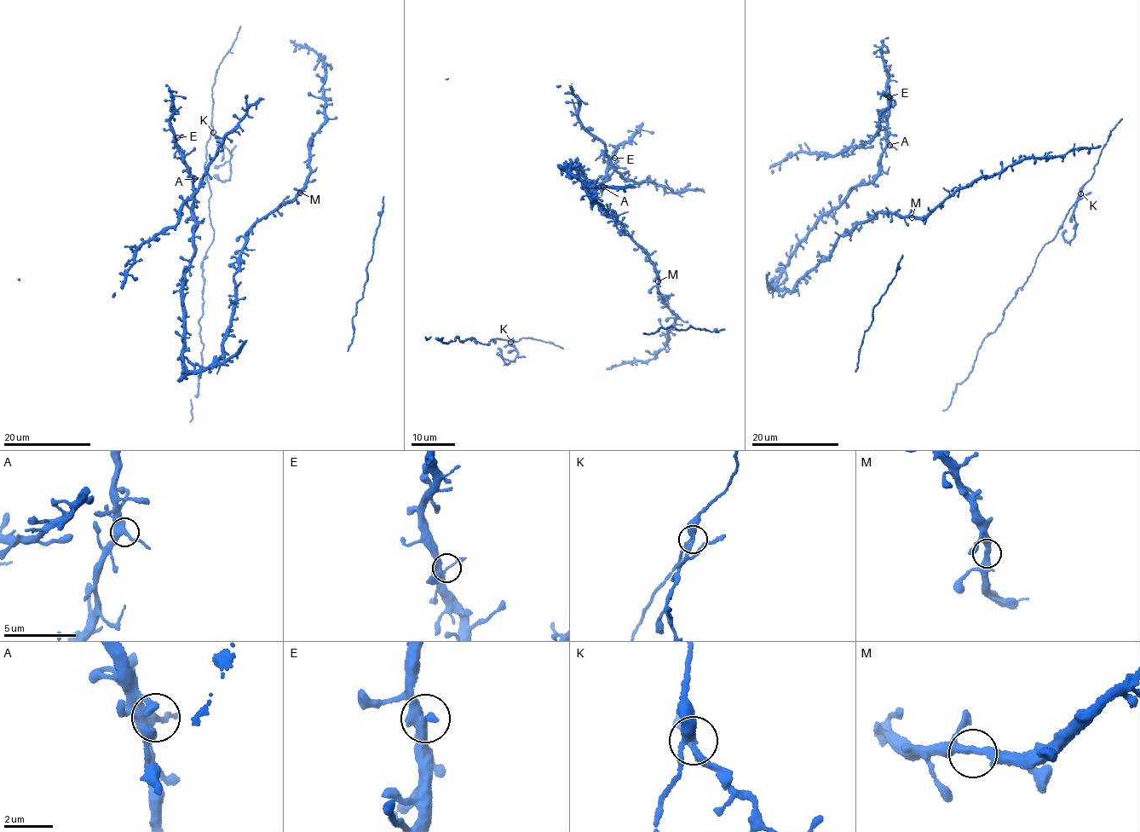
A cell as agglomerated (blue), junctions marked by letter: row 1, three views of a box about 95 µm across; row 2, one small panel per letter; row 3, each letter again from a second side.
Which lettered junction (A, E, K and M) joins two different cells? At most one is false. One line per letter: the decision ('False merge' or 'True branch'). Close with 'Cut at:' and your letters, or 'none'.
A: True branch
E: True branch
K: False merge
M: True branch
Cut at: K

